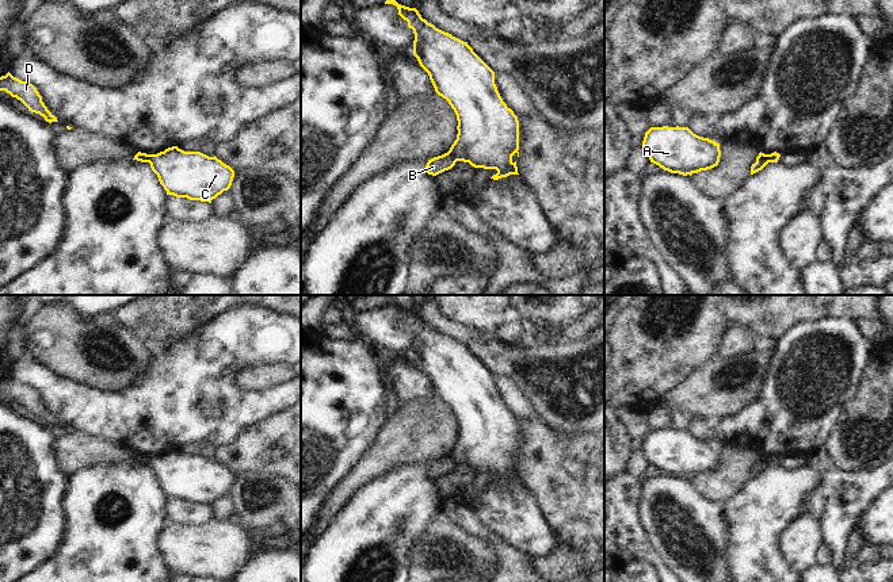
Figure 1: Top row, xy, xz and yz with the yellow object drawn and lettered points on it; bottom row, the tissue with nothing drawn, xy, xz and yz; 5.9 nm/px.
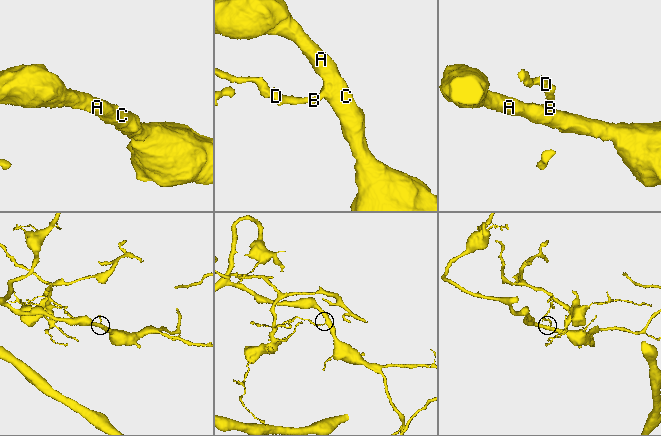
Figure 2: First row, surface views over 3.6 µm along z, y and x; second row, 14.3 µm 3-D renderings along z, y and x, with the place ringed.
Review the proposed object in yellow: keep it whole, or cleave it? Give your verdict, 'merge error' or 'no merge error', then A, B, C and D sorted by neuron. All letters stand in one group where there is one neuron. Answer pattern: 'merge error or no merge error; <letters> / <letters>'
merge error; A C / B D

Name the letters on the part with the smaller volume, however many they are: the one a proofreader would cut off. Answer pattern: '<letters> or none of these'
B, D

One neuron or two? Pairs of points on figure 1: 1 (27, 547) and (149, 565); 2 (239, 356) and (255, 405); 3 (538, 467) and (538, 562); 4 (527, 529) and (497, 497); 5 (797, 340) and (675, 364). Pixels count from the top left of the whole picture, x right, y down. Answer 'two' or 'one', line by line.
1: two
2: one
3: one
4: one
5: two

